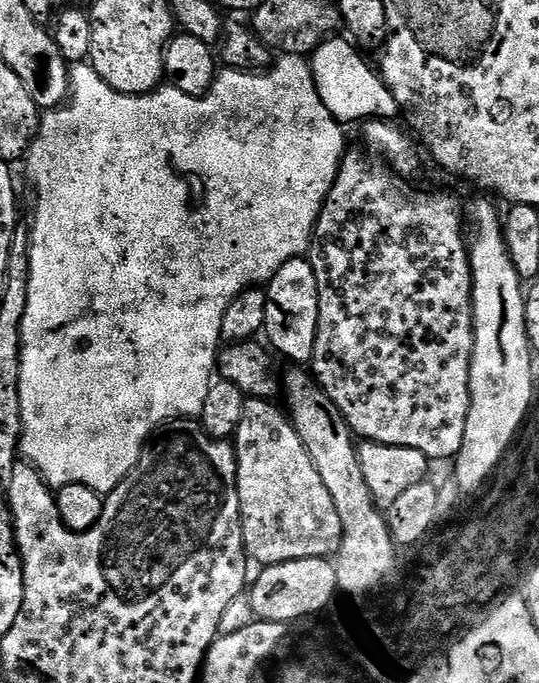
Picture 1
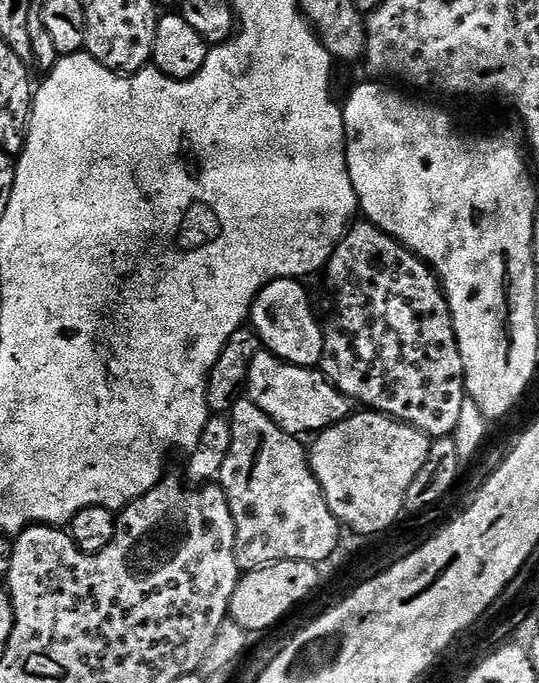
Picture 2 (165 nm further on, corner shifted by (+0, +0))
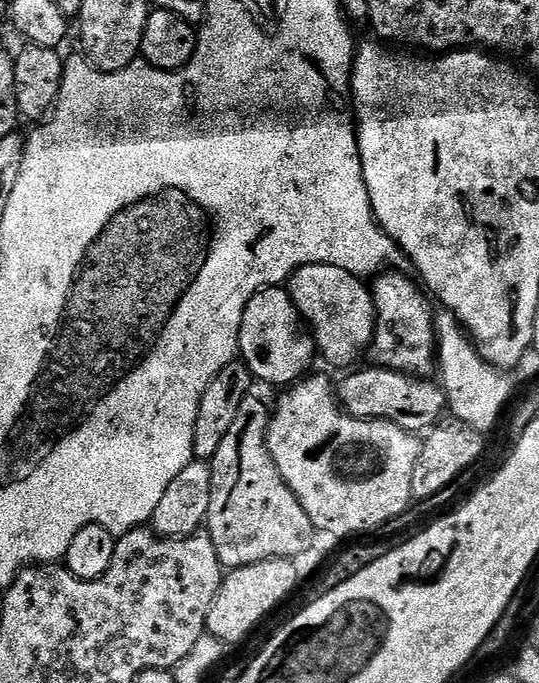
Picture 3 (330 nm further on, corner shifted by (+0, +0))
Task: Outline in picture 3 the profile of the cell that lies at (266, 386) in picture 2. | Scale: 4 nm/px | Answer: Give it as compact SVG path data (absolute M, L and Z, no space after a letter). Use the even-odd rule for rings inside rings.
M371 367L361 372L349 371L349 376L338 384L338 400L347 415L359 420L389 420L417 434L427 433L440 423L448 408L448 398L439 383L431 384L431 379L407 376L393 368Z

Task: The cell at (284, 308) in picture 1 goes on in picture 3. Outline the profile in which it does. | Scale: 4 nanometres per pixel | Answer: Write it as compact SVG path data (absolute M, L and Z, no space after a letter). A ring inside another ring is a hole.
M287 287L262 288L254 298L250 298L240 323L239 355L257 381L291 386L309 375L308 367L312 359L317 359L318 349Z

